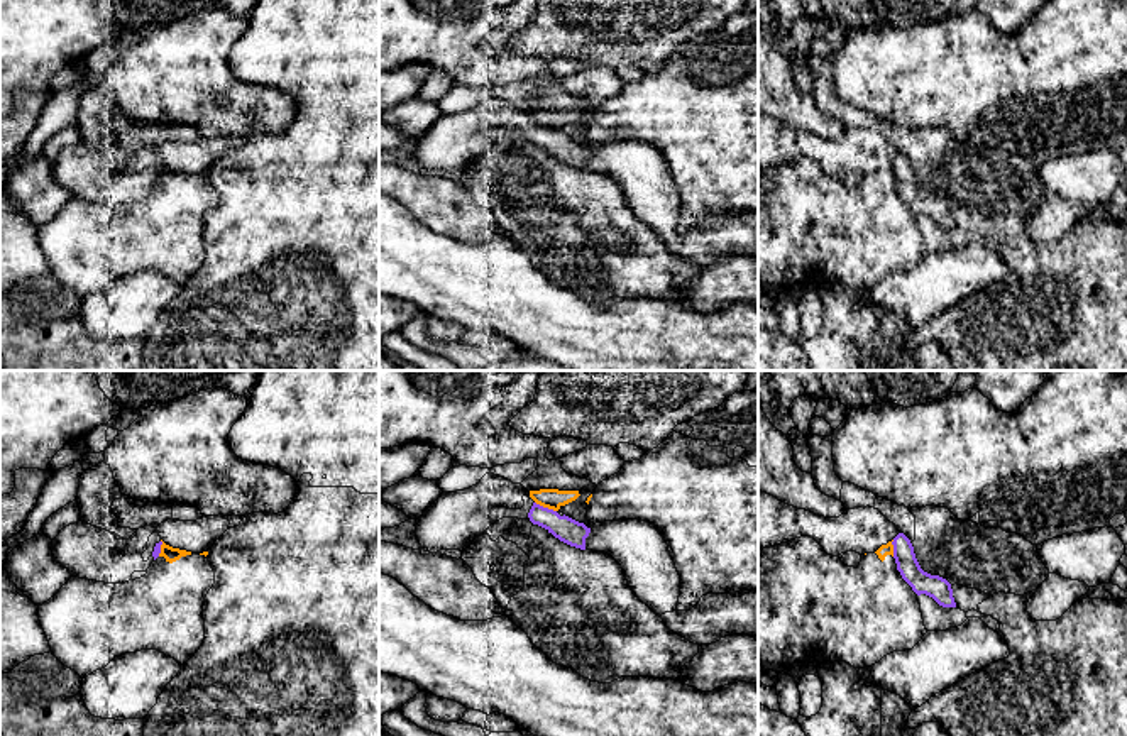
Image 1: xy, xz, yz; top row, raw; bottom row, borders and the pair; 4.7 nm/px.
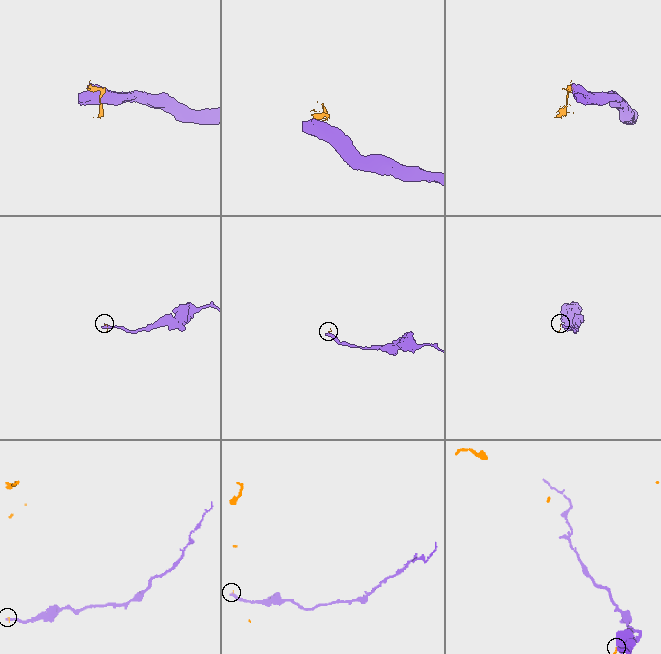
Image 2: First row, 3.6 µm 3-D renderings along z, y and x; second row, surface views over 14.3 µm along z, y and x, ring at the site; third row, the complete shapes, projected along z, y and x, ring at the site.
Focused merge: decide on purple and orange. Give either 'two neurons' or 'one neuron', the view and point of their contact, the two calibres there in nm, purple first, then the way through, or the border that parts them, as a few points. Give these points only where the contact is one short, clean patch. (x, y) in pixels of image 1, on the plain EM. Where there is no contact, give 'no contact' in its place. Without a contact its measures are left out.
two neurons | xz (545, 129) | 120/100 nm | along xz (535, 122), (555, 132)

